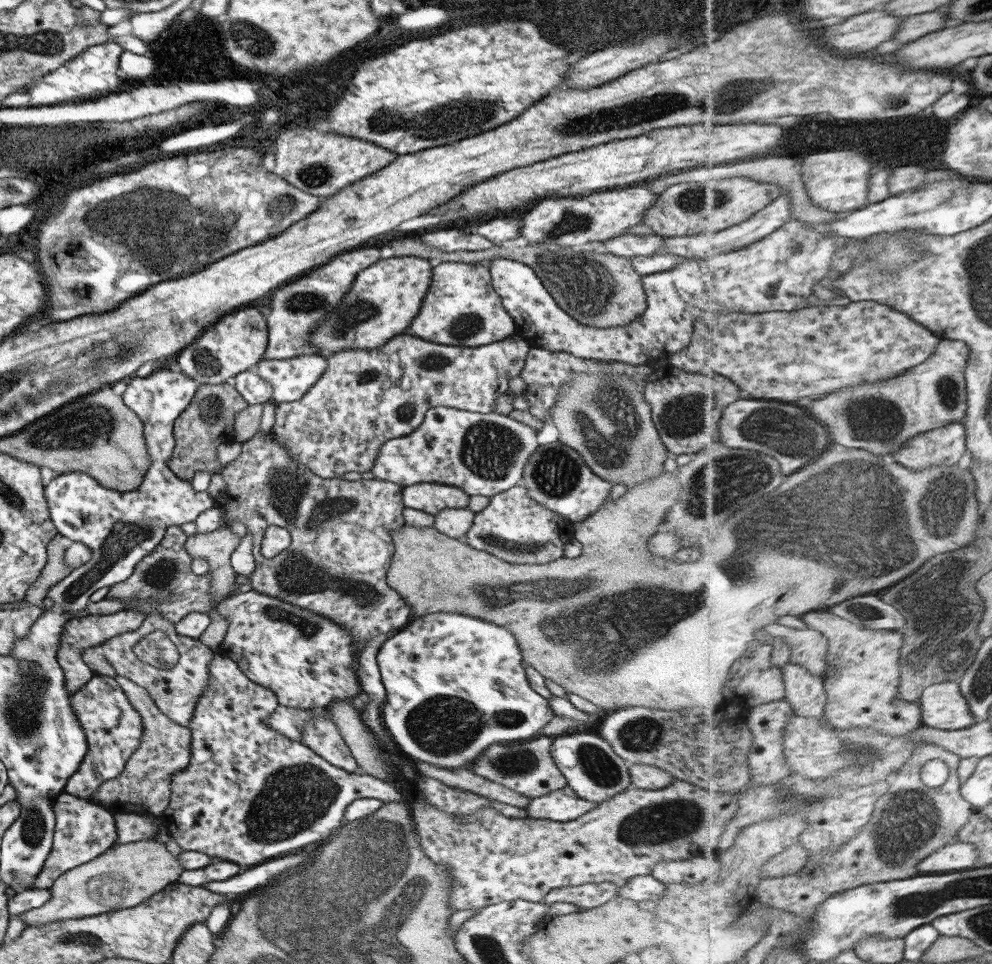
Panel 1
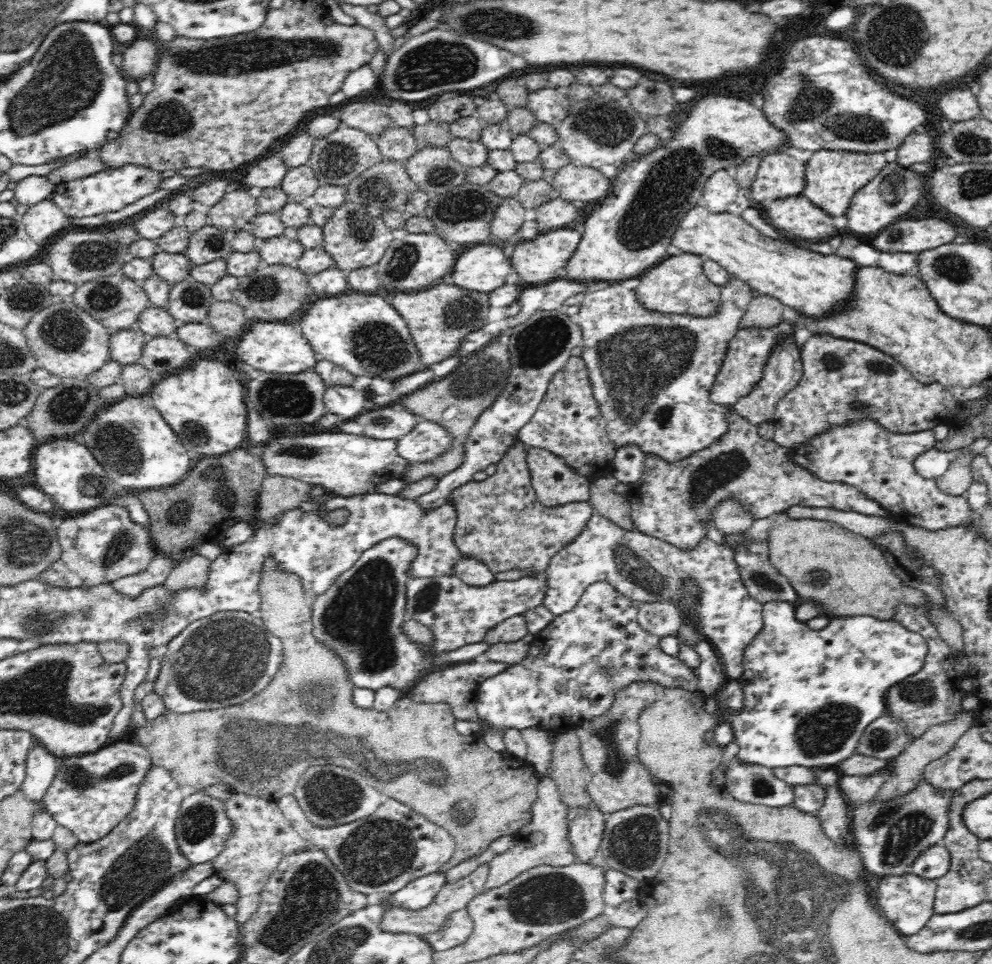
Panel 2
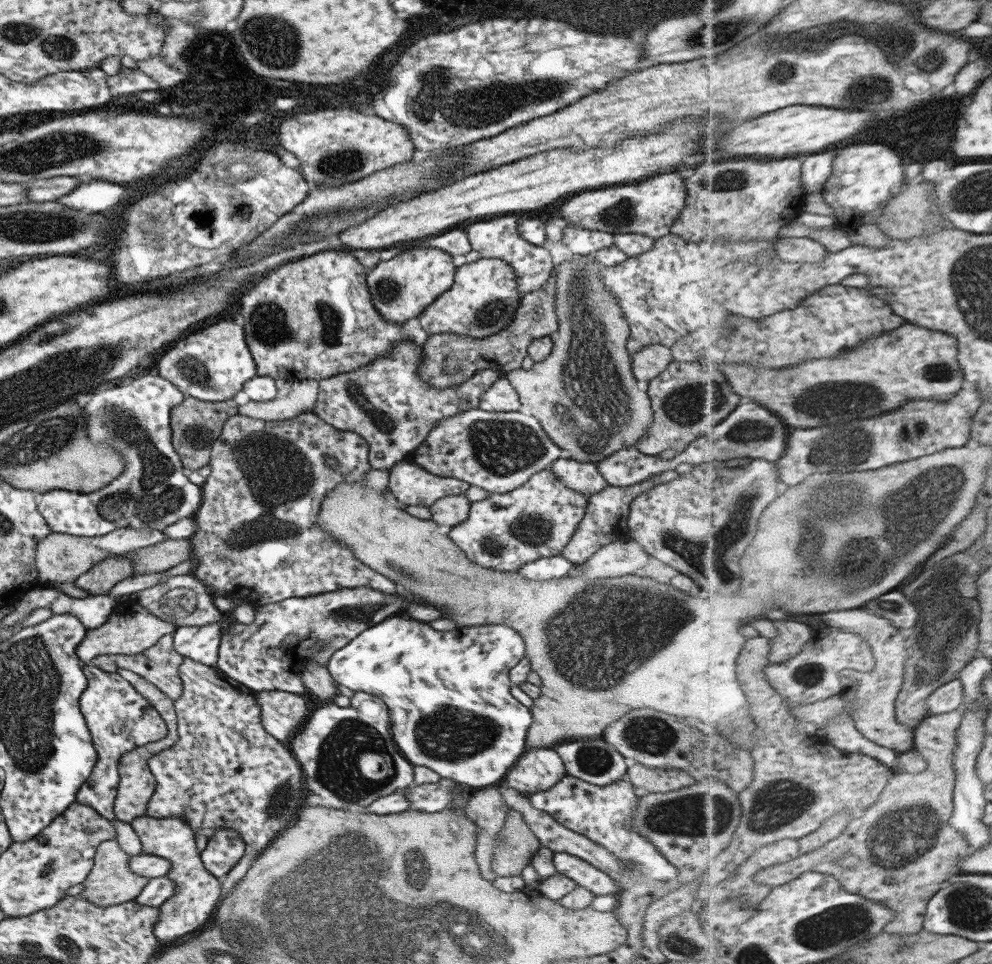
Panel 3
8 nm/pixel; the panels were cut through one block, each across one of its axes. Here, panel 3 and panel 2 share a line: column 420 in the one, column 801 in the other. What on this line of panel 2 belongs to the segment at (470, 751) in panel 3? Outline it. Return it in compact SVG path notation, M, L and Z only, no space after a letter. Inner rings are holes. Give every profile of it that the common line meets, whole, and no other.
M770 600L763 605L763 627L754 637L754 640L744 651L743 673L737 678L737 683L743 690L744 700L740 714L731 717L731 726L737 743L737 757L748 764L760 764L771 769L791 766L805 766L811 769L836 768L843 760L855 755L858 741L862 733L881 716L888 714L887 692L895 684L901 683L905 678L915 675L925 665L929 648L926 639L917 632L904 628L898 621L882 620L877 617L862 616L828 616L828 624L820 630L811 629L794 617L795 607L798 603L784 602L783 600Z

